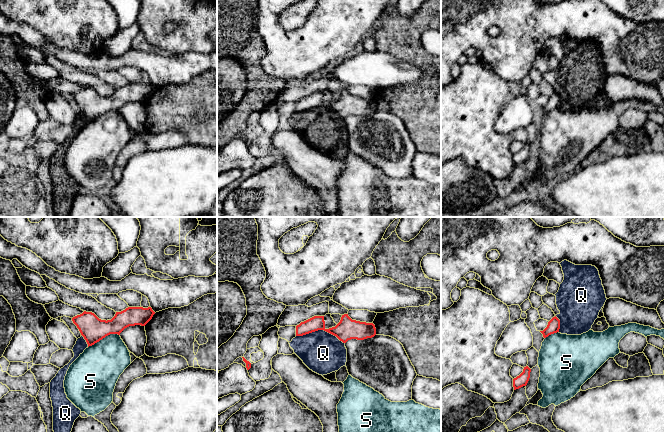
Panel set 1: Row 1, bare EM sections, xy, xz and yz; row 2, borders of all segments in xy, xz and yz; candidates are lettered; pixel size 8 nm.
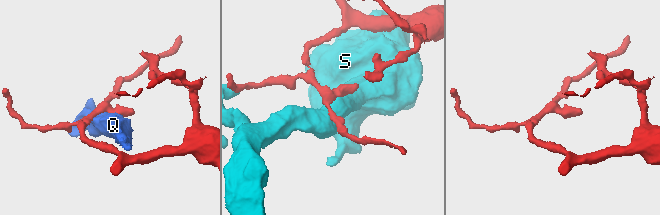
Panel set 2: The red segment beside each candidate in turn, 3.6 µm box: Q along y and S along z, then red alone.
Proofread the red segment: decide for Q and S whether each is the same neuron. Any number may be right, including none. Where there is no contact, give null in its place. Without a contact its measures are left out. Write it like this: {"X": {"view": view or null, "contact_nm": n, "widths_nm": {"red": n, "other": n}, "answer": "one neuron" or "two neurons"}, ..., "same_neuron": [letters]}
{"Q": {"view": "xz", "contact_nm": 400, "widths_nm": {"red": 170, "other": 340}, "answer": "two neurons"}, "S": {"view": "xy", "contact_nm": 280, "widths_nm": {"red": 200, "other": 360}, "answer": "two neurons"}, "same_neuron": []}

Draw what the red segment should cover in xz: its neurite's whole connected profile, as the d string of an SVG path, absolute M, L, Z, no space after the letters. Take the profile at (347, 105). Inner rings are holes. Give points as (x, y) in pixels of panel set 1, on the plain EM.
M344 90L340 98L329 105L325 104L324 92L314 92L296 102L296 112L303 112L318 106L324 106L336 112L343 119L351 115L364 116L376 111L373 99L352 96L348 90Z

